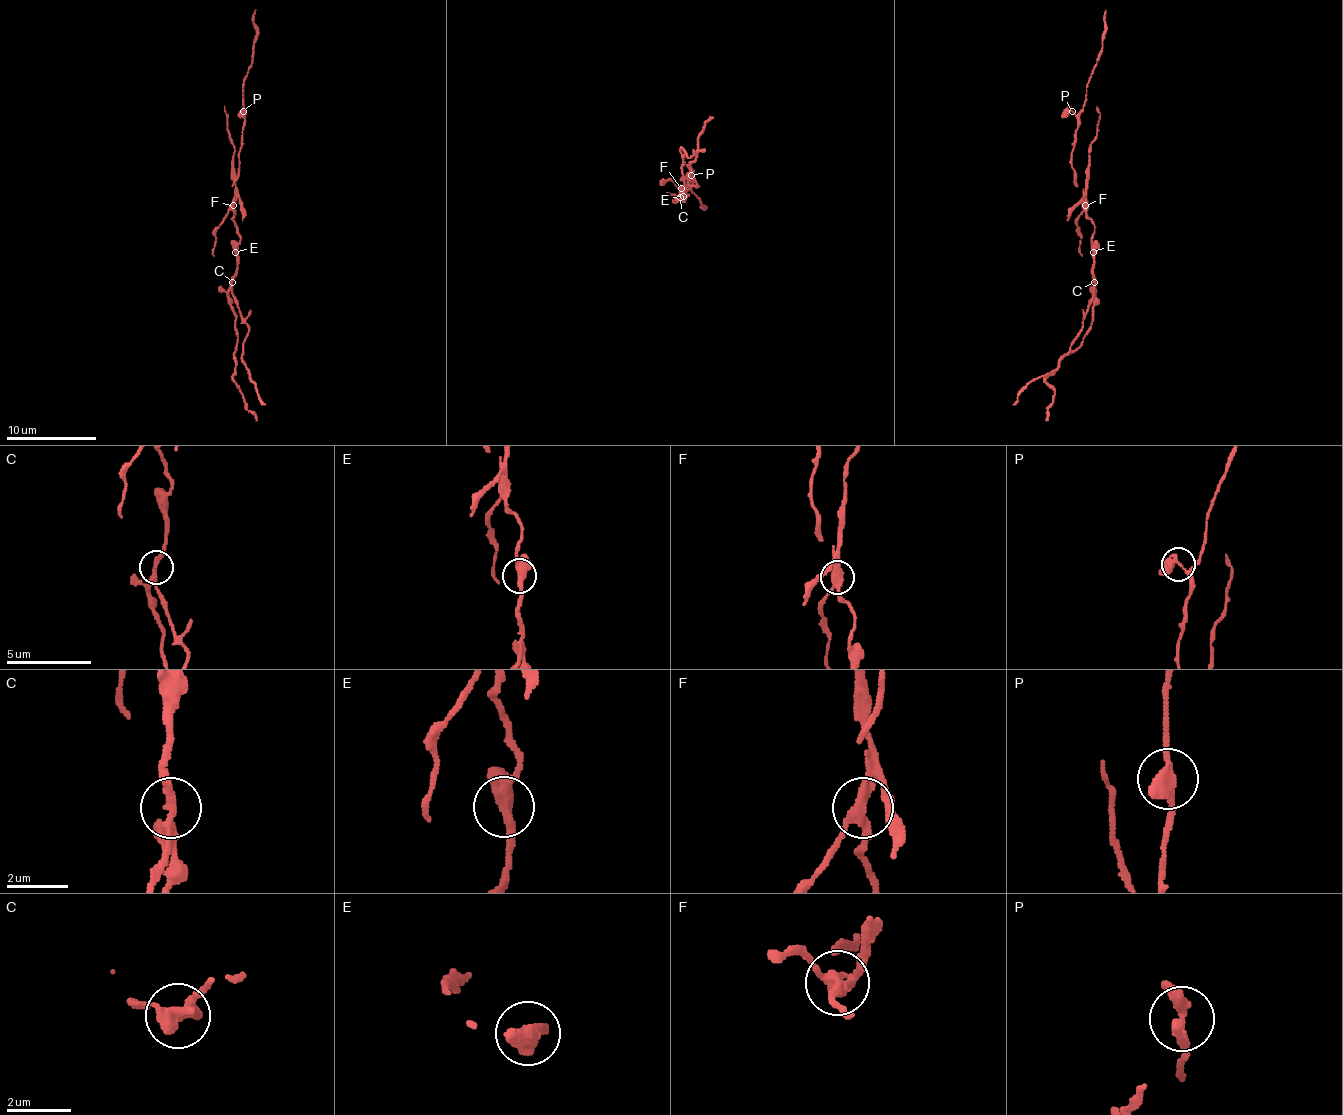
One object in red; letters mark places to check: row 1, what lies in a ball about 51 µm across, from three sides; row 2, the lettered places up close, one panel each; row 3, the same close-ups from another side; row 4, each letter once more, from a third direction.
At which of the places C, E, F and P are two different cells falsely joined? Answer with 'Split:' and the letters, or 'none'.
Split: C, F

